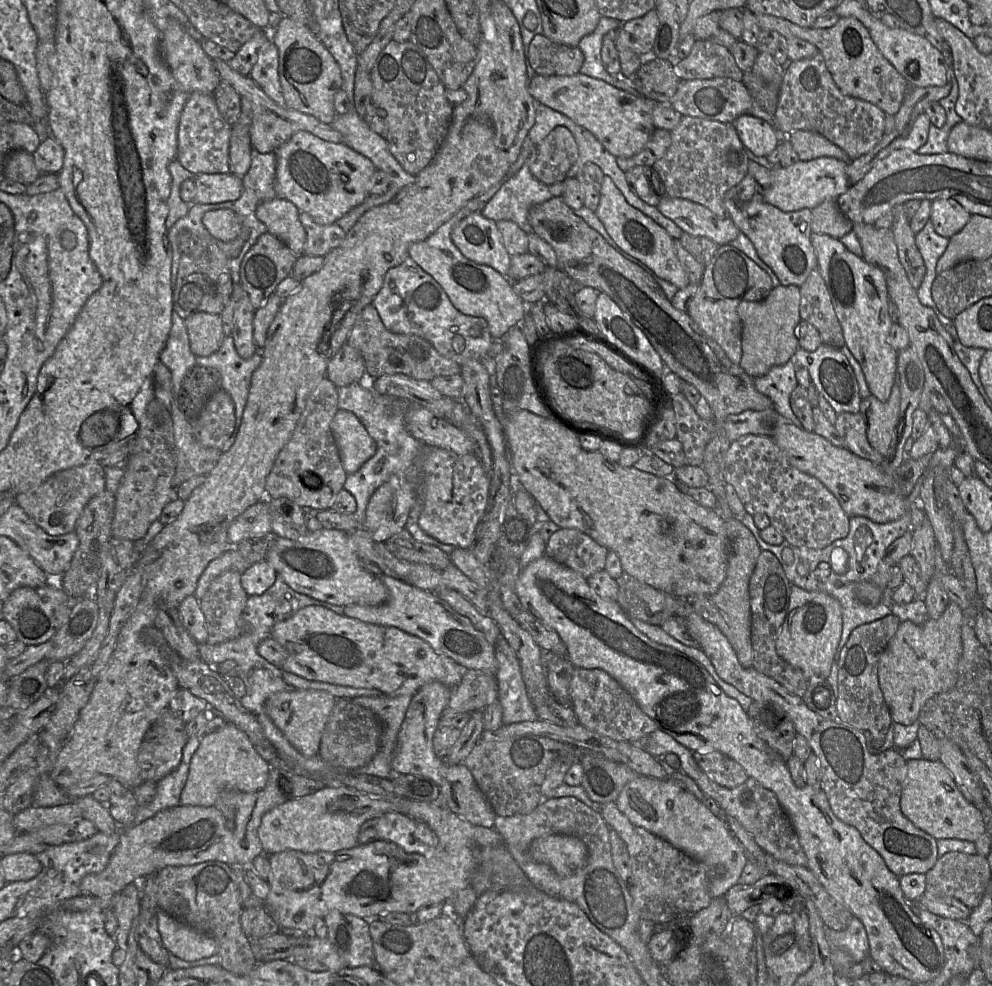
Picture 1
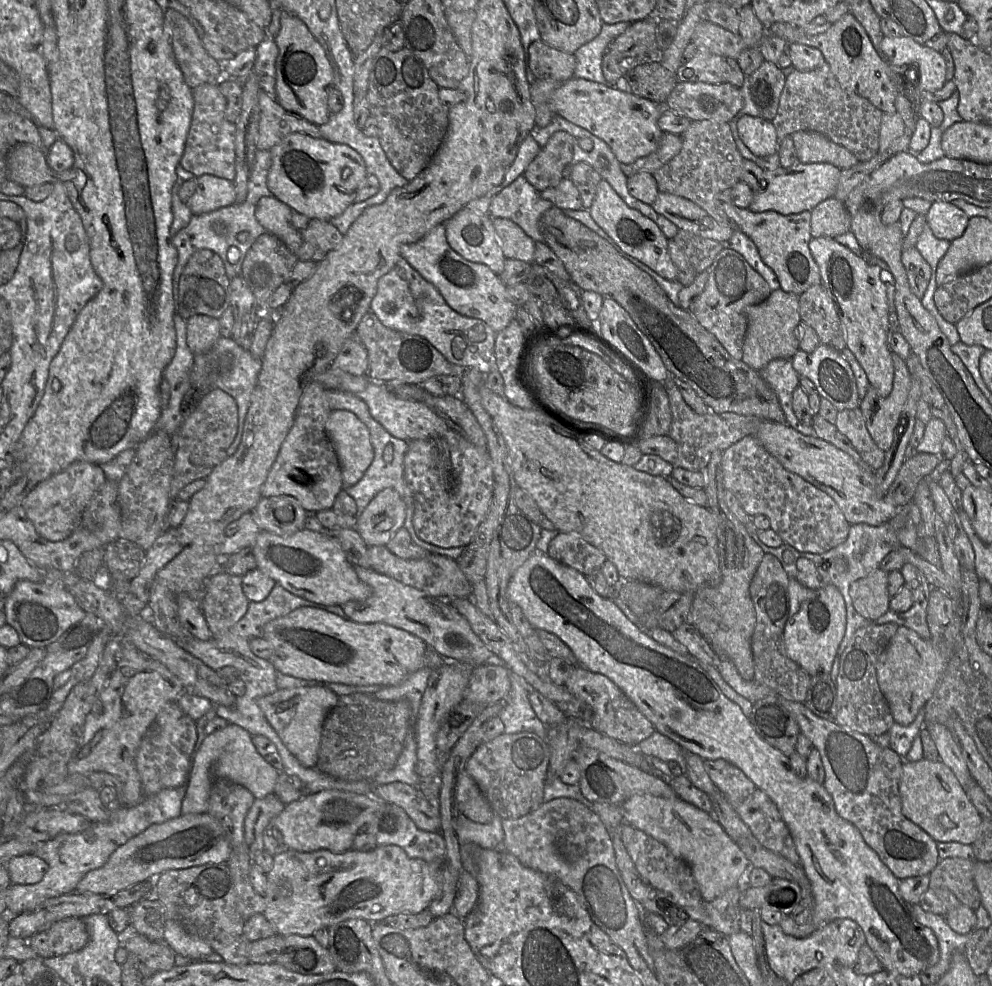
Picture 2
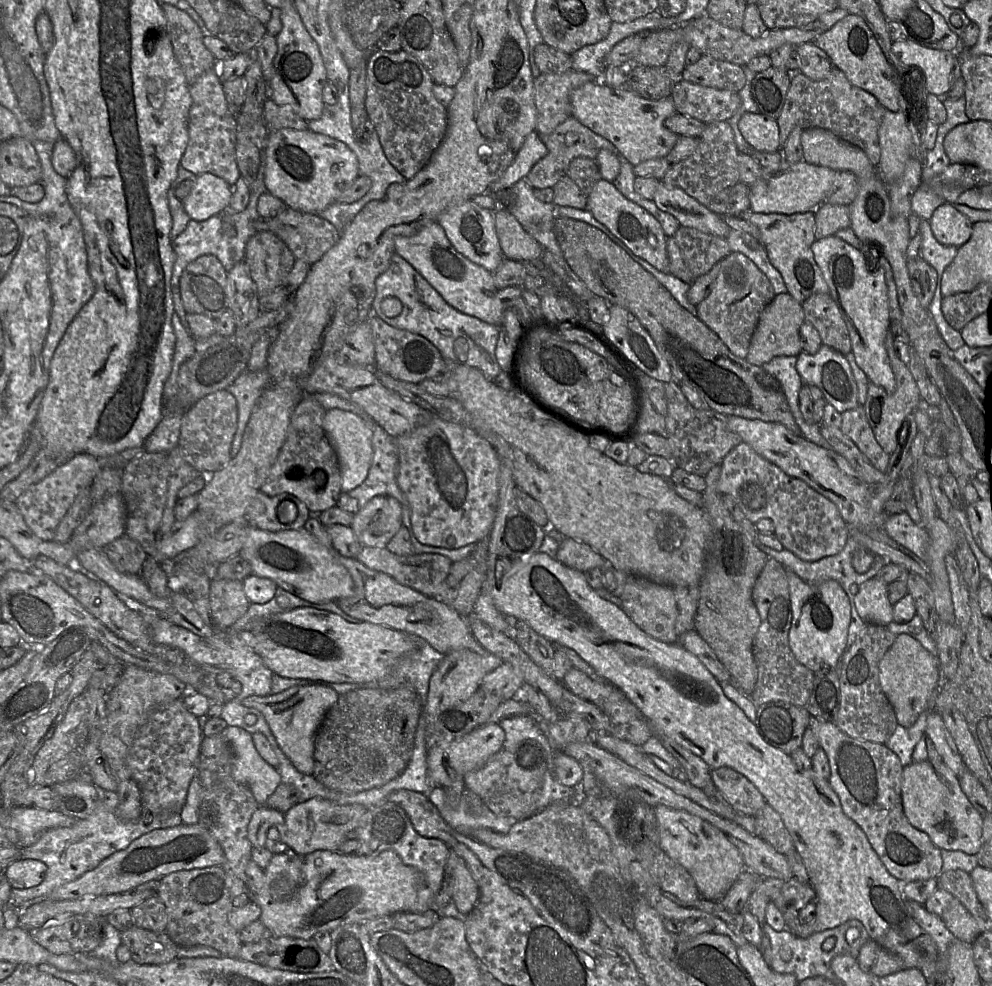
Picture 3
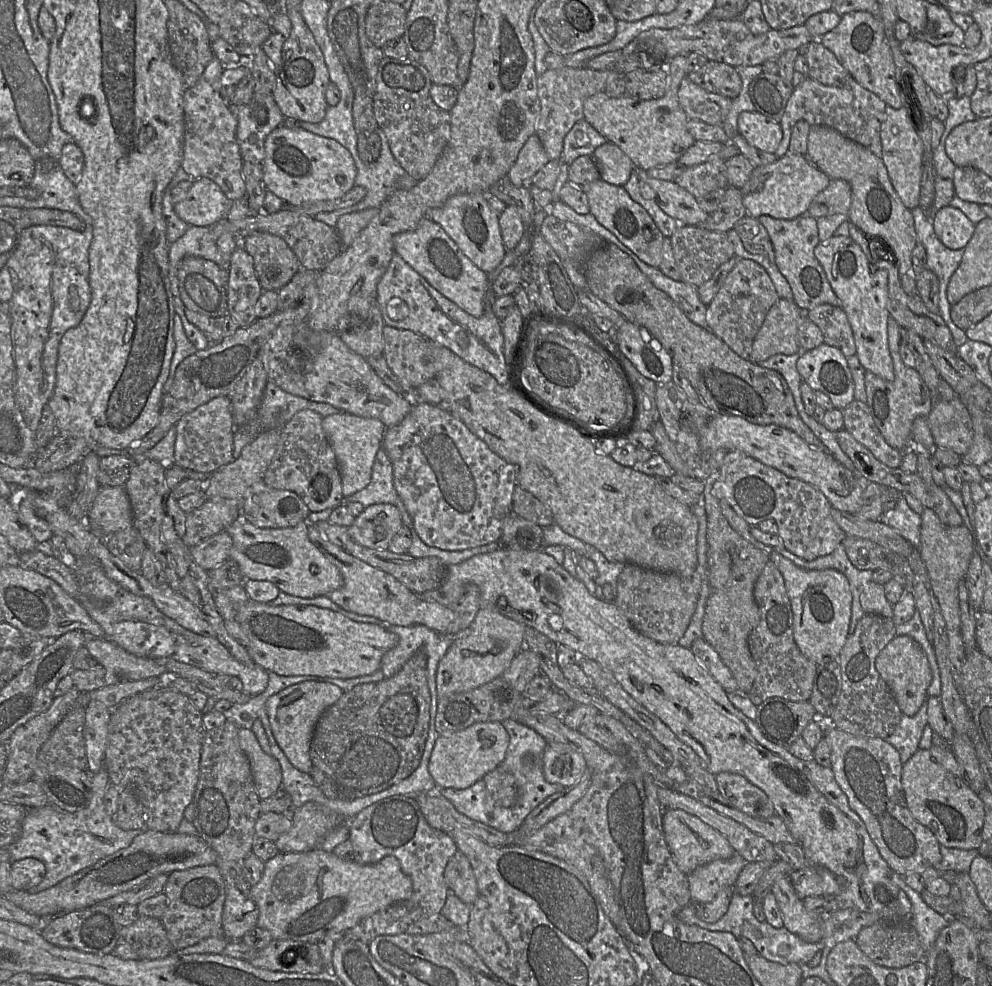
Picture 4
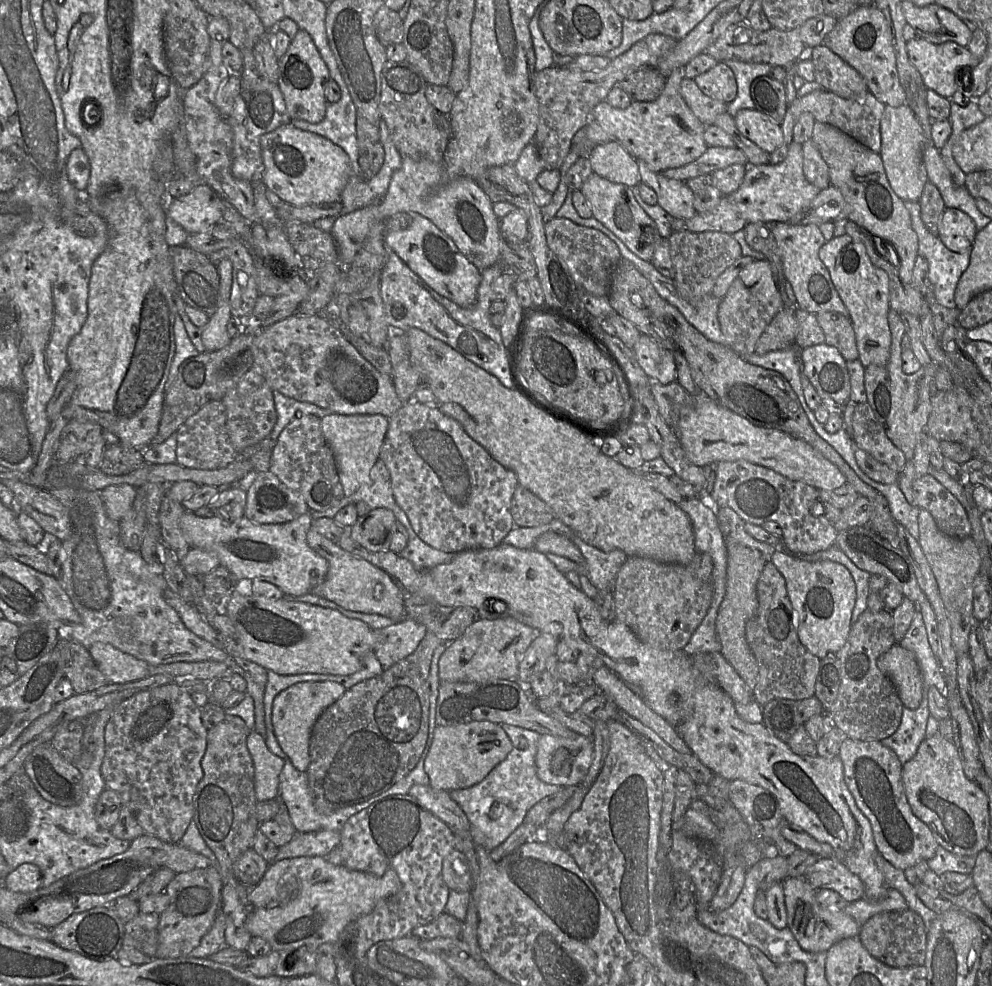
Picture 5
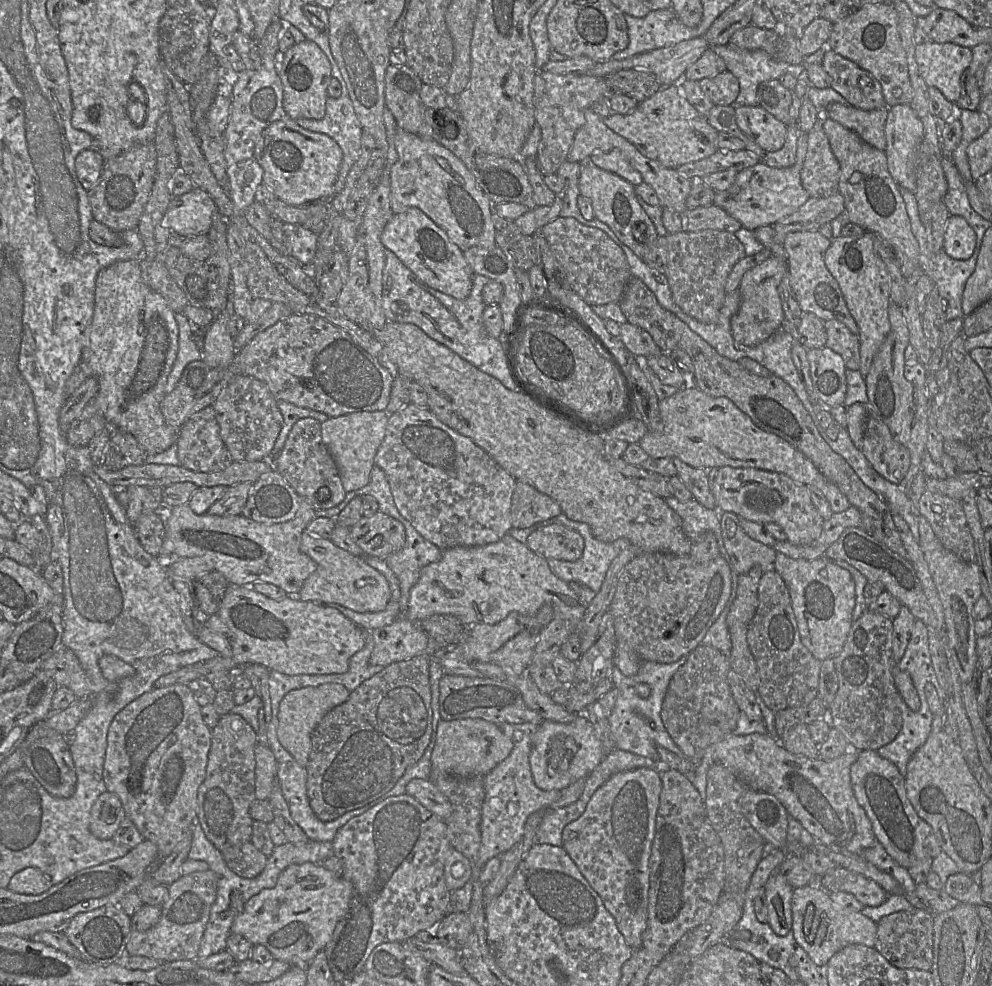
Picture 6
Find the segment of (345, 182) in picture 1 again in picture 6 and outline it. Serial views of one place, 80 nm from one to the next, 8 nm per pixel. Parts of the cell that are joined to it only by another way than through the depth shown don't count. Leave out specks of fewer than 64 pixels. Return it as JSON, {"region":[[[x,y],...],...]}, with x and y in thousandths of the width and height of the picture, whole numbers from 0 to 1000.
{"region":[[[297,122],[278,123],[262,137],[256,158],[265,170],[265,185],[289,207],[304,209],[319,204],[332,204],[337,199],[346,154],[331,137],[315,134],[301,128]]]}

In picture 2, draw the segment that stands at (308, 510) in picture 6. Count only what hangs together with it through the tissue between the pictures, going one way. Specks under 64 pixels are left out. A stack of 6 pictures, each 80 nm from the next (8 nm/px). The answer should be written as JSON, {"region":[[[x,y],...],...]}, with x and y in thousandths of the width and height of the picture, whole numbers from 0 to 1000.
{"region":[[[304,537],[284,545],[262,538],[254,555],[259,576],[282,591],[292,601],[324,614],[346,614],[355,609],[366,610],[376,598],[365,590],[342,548],[335,541]]]}

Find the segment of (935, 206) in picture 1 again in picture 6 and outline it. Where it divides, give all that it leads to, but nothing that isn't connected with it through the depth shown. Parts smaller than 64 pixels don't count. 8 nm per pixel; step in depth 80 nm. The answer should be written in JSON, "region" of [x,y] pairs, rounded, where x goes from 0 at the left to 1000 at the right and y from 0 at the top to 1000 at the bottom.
{"region":[[[958,218],[952,239],[952,254],[961,263],[975,264],[983,253],[984,237],[969,219]]]}

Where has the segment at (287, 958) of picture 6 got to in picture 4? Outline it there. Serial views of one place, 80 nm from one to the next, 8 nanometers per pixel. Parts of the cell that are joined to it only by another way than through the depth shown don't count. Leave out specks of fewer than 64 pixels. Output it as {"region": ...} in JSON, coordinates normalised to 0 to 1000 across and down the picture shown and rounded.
{"region":[[[316,860],[307,864],[299,865],[280,865],[277,869],[267,874],[267,882],[263,892],[260,897],[253,900],[253,910],[261,923],[261,929],[258,937],[259,940],[270,943],[277,953],[297,953],[319,957],[321,957],[321,953],[328,948],[334,948],[340,952],[367,931],[391,920],[398,915],[411,912],[414,907],[415,894],[413,889],[405,883],[403,875],[398,868],[388,868],[378,876],[367,877],[359,875],[358,873],[343,871],[335,864],[328,863],[324,860]]]}

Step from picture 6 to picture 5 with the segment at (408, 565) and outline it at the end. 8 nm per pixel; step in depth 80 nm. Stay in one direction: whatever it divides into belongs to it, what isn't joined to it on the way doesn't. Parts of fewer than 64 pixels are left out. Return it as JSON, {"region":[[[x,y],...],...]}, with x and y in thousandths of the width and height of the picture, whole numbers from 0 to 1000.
{"region":[[[414,531],[409,532],[408,535],[412,542],[412,548],[409,556],[402,563],[412,568],[419,578],[428,581],[434,576],[453,571],[457,567],[459,562],[444,559],[426,550]]]}

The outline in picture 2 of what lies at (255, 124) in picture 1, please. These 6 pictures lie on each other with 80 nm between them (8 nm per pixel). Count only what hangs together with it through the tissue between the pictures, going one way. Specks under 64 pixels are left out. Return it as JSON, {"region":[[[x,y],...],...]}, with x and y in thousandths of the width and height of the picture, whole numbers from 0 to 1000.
{"region":[[[263,90],[261,94],[262,122],[258,148],[272,153],[294,135],[306,135],[325,140],[322,128],[284,109],[276,98]]]}

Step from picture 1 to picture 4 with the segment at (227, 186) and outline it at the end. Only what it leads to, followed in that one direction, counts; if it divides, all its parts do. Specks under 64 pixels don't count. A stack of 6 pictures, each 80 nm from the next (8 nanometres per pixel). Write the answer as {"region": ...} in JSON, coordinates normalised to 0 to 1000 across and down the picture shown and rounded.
{"region":[[[200,181],[184,202],[175,206],[175,214],[191,229],[213,230],[227,220],[232,208],[217,185]]]}

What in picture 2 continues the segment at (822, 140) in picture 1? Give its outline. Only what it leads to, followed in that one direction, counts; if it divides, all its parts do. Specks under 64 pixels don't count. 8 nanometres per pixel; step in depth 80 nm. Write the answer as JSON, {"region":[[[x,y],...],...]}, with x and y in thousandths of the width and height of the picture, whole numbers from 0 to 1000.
{"region":[[[808,132],[797,139],[807,165],[836,165],[852,172],[867,164],[856,152],[827,135]]]}

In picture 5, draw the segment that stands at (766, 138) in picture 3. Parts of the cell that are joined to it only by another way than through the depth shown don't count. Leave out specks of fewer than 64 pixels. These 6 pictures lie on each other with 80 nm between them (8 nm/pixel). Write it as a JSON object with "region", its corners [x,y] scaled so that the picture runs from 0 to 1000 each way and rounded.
{"region":[[[747,111],[741,117],[746,135],[777,156],[789,144],[789,132],[774,117],[762,111]]]}

